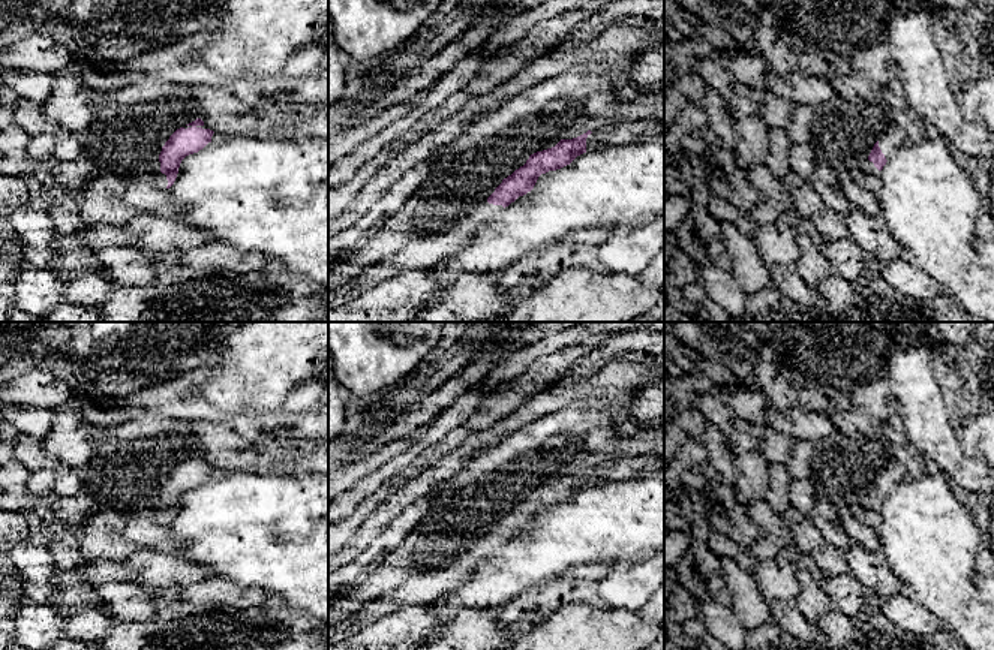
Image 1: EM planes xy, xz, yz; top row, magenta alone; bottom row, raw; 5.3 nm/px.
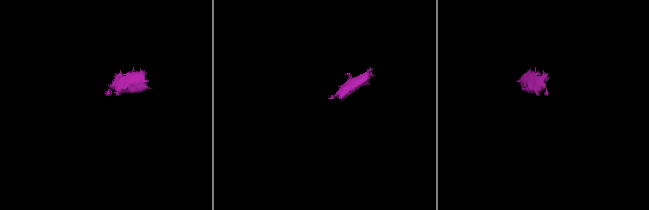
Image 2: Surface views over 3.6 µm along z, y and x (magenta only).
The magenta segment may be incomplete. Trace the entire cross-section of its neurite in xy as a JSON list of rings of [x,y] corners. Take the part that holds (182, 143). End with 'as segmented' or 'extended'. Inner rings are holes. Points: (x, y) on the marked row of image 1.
[[[196,118],[186,126],[186,129],[180,127],[169,136],[159,154],[160,172],[165,174],[168,180],[166,189],[174,184],[181,160],[186,156],[202,150],[211,142],[214,133],[213,130],[202,127],[204,121],[201,118]]]; as segmented

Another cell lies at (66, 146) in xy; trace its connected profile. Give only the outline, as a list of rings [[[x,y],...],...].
[[[58,129],[54,139],[55,160],[76,160],[82,157],[82,145],[78,133]]]

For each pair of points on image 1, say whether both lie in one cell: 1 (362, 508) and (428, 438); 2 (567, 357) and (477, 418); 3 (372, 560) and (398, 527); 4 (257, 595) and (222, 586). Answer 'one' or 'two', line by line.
1: two
2: one
3: one
4: one

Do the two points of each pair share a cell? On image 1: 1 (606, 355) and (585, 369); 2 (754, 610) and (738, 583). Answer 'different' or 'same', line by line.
1: same
2: same

